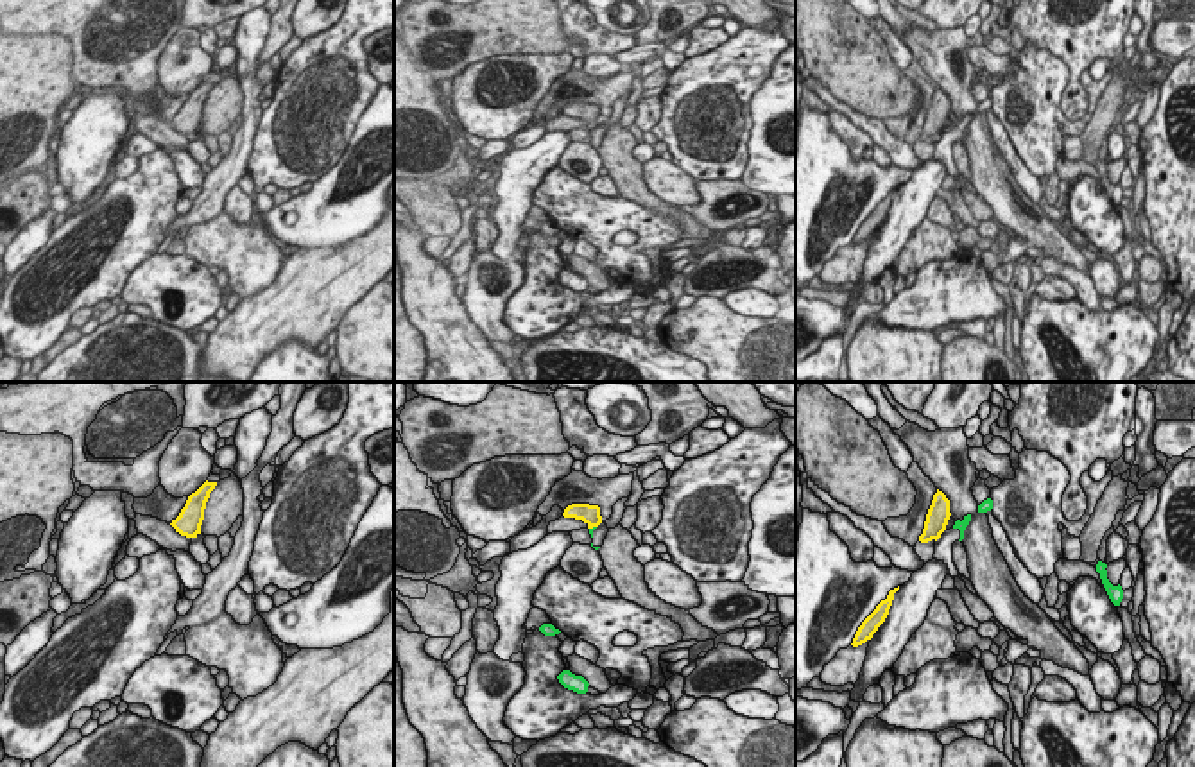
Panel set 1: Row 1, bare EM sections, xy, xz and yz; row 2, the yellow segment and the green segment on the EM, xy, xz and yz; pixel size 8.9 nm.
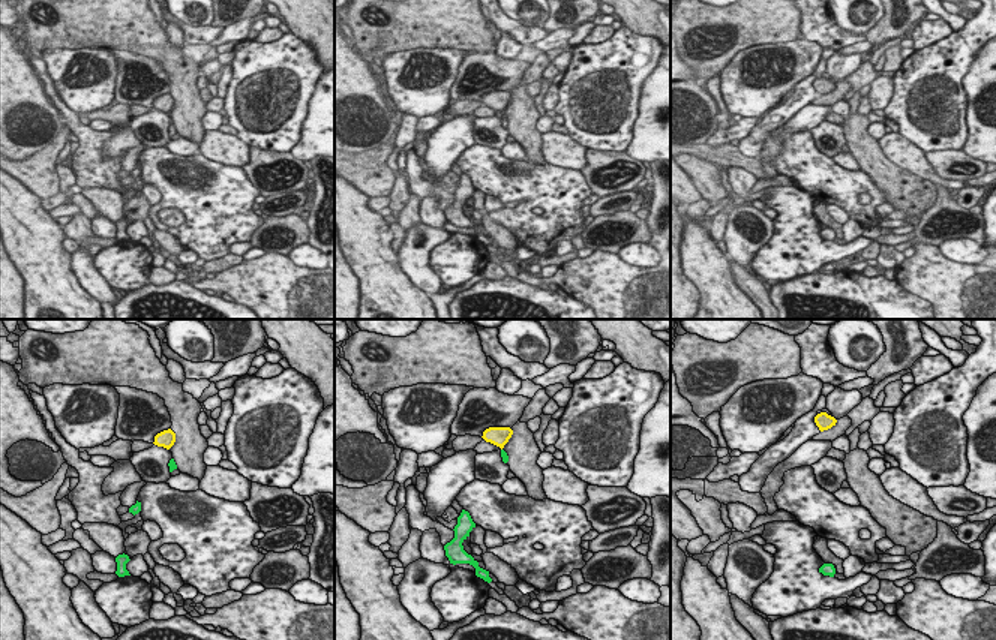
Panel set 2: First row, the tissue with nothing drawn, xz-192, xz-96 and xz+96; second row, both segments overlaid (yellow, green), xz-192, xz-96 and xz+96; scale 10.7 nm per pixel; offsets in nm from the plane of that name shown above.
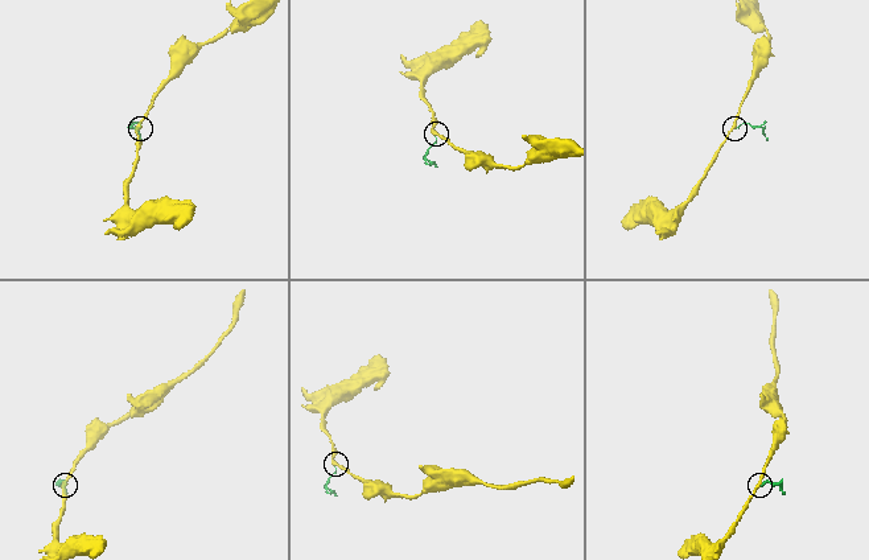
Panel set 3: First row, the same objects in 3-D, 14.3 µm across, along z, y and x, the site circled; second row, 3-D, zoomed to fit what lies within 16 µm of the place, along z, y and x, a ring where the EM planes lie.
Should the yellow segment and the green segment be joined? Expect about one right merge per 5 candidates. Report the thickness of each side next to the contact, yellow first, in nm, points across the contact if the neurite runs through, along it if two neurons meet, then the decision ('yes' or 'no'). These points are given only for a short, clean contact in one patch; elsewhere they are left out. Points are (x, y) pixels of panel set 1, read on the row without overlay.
170 nm thick on the yellow side, 30 nm on the other; border along xz (595, 124), (590, 128); no

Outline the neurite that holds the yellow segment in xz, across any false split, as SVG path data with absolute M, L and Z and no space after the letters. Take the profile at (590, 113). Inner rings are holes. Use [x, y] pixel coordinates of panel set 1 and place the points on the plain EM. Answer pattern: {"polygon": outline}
{"polygon": "M572 102L564 108L563 115L582 118L588 127L598 125L602 122L600 106L589 102Z"}

